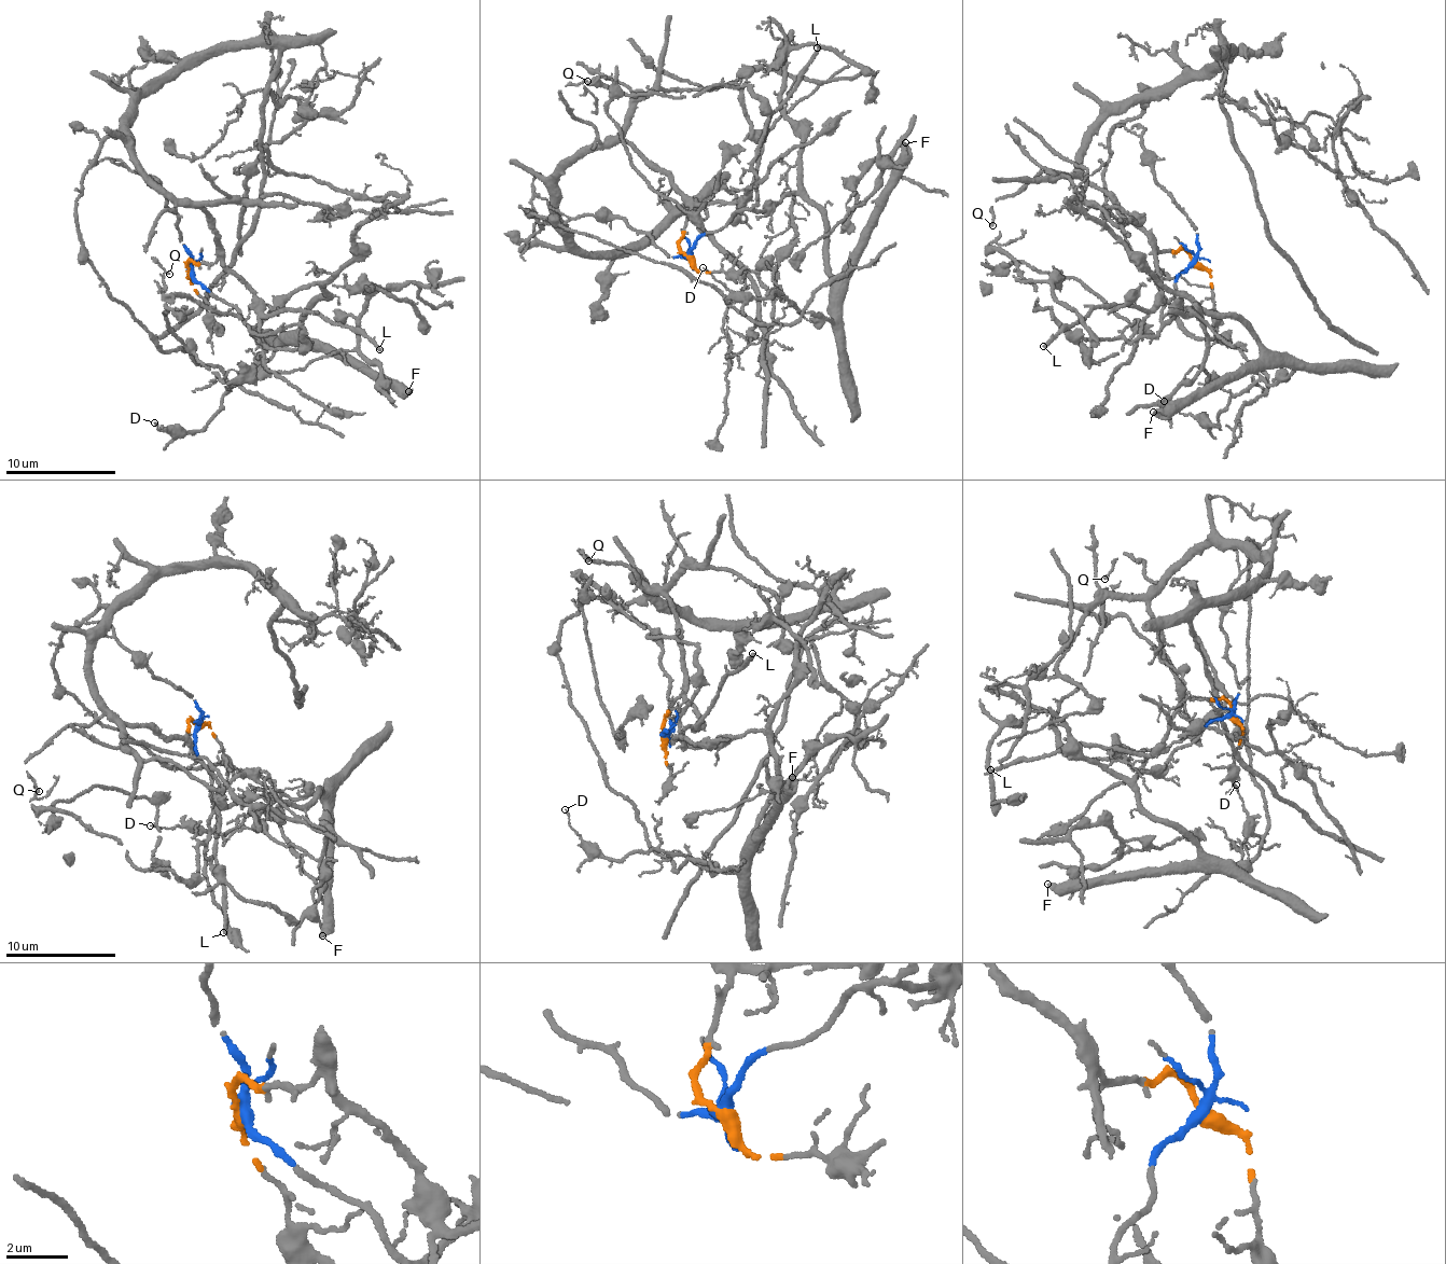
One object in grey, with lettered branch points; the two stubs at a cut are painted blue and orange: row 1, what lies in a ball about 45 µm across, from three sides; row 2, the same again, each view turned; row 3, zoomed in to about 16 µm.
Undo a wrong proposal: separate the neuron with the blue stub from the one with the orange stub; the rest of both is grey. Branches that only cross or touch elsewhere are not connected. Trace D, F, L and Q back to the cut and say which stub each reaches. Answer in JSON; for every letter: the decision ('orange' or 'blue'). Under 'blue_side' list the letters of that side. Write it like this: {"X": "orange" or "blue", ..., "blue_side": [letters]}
{"D": "blue", "F": "blue", "L": "orange", "Q": "orange", "blue_side": ["D", "F"]}

